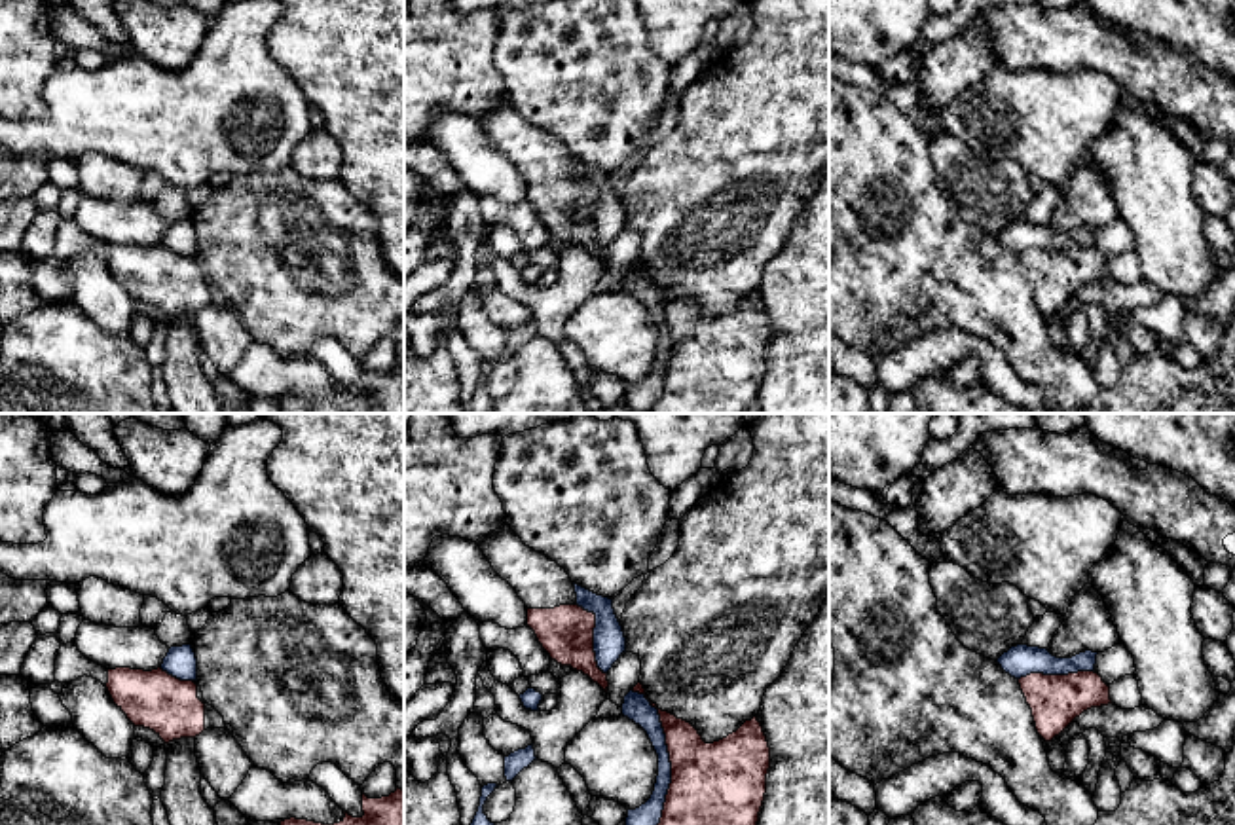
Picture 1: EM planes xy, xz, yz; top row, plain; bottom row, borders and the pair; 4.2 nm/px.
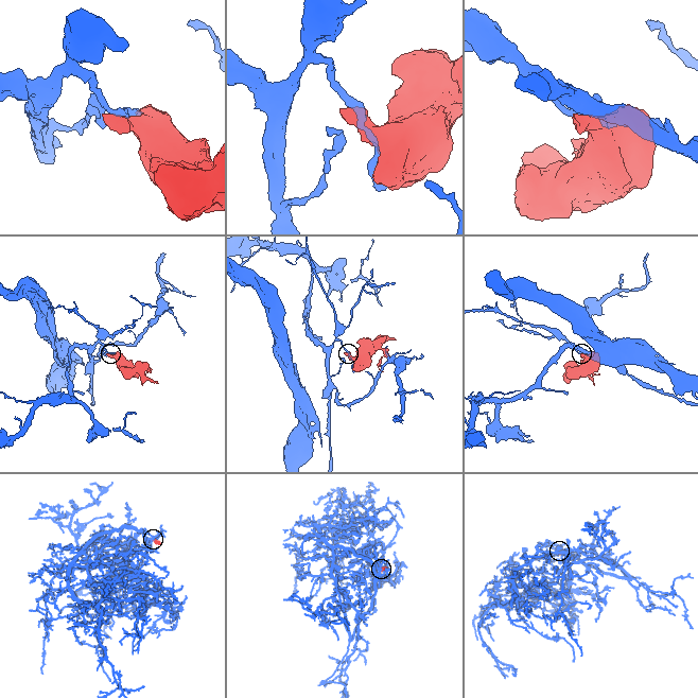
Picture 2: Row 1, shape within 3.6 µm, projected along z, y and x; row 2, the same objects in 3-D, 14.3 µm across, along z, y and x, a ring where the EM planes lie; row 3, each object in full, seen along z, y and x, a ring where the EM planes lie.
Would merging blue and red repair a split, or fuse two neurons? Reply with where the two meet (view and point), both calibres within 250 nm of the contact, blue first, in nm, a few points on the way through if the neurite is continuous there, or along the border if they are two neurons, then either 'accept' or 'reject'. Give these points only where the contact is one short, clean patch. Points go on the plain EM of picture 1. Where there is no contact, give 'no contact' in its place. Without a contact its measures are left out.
meets blue in xz at (668, 336); 110 nm thick on the blue side, 400 nm on the other; reject

